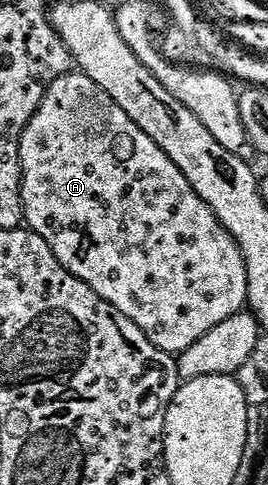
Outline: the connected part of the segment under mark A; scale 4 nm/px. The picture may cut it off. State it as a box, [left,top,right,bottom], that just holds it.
[20,72,248,355]

